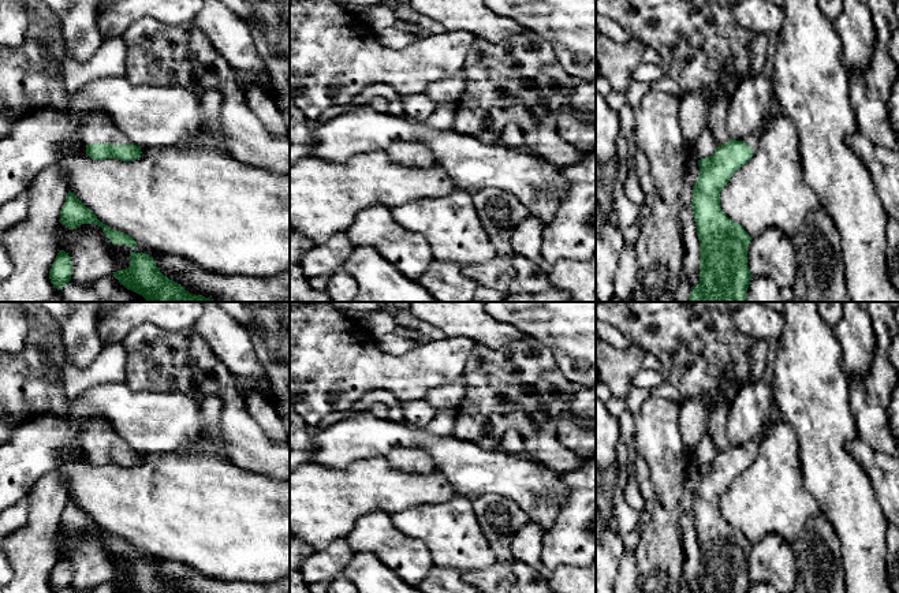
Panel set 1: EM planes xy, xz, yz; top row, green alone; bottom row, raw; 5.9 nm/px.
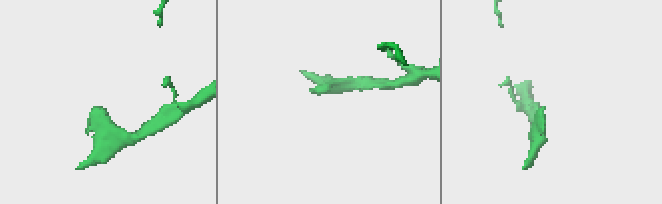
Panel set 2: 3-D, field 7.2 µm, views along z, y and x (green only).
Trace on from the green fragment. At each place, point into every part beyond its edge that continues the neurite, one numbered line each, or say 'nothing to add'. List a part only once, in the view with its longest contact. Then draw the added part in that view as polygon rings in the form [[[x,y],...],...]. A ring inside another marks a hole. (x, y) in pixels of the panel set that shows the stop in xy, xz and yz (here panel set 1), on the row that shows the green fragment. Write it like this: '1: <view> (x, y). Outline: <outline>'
1: xy (97, 126). Outline: [[[81,107],[79,116],[82,123],[81,138],[86,145],[133,145],[104,109]]]

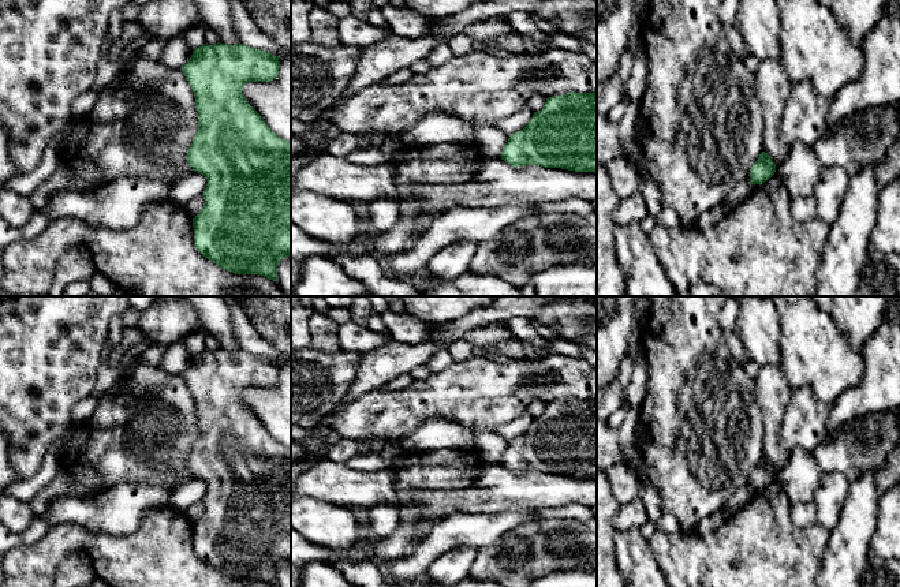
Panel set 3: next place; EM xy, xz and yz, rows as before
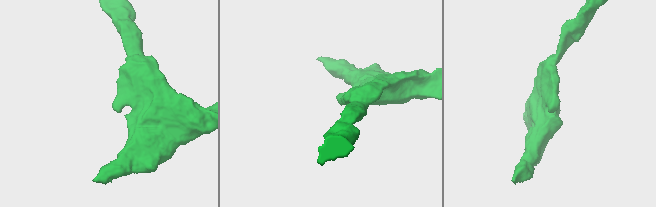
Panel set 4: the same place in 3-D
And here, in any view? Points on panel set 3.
nothing to add

